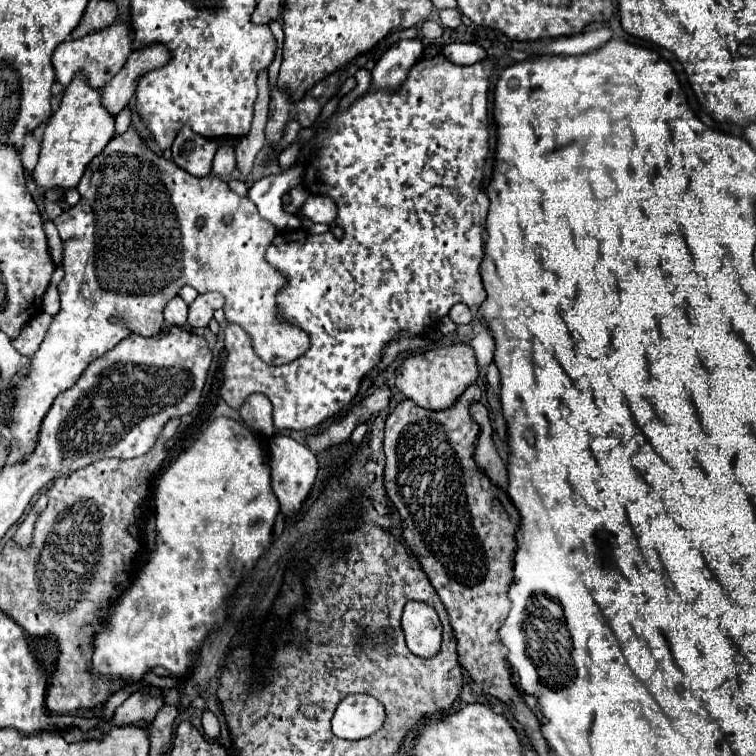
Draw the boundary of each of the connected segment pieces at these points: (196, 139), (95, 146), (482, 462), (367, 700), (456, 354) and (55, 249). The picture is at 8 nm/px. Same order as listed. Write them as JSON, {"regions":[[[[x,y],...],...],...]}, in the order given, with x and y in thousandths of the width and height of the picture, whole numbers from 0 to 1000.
{"regions":[[[[250,168],[239,171],[226,200],[229,213],[258,234],[274,234],[279,229],[282,205],[287,200],[287,187],[255,176]]],[[[104,94],[97,107],[89,112],[78,144],[67,152],[62,160],[57,187],[54,187],[54,202],[49,221],[44,226],[44,234],[52,247],[57,250],[91,250],[99,247],[115,221],[115,216],[136,200],[136,194],[144,189],[144,184],[152,176],[152,155],[144,152],[144,147],[134,139],[134,118],[126,118],[118,112],[110,94]]],[[[626,530],[620,536],[620,546],[628,552],[626,557],[631,557],[635,565],[635,575],[626,607],[628,607],[631,618],[647,631],[647,636],[655,644],[671,649],[671,644],[673,644],[673,628],[671,628],[671,618],[663,610],[663,604],[660,604],[660,599],[657,599],[651,582],[652,569],[647,549],[644,549],[644,541],[642,541],[642,536],[636,530]]],[[[488,919],[456,922],[440,946],[440,970],[451,978],[480,978],[509,956],[509,935]]],[[[594,454],[578,462],[570,462],[554,472],[536,472],[528,488],[522,491],[522,512],[541,528],[546,528],[560,541],[583,544],[599,536],[599,530],[618,515],[615,509],[626,507],[634,499],[631,478],[623,456]]],[[[60,292],[60,308],[62,308],[67,340],[70,340],[70,345],[78,351],[78,348],[81,348],[81,316],[78,316],[78,308],[75,308],[70,292]]]]}

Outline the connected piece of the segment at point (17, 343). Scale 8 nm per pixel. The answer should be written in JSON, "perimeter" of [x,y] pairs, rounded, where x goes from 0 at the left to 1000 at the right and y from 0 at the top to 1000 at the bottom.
{"perimeter":[[[52,414],[49,419],[44,419],[44,425],[38,425],[33,435],[28,435],[25,446],[17,448],[17,459],[33,472],[44,472],[65,435],[65,427],[67,427],[67,417],[62,414]]]}

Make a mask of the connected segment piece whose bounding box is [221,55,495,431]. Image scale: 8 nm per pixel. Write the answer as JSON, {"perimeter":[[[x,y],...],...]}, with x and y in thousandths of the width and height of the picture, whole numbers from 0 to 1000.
{"perimeter":[[[578,73],[573,78],[557,78],[546,86],[538,107],[533,110],[530,118],[525,120],[488,120],[478,131],[472,131],[456,149],[443,149],[430,165],[419,168],[419,176],[425,179],[425,200],[419,205],[419,218],[422,226],[414,234],[409,234],[406,250],[425,258],[435,258],[446,269],[446,290],[448,300],[456,303],[454,316],[443,316],[440,311],[409,311],[409,308],[369,308],[358,327],[353,329],[353,348],[364,353],[372,364],[377,364],[380,374],[372,380],[366,388],[366,409],[369,409],[369,422],[377,422],[382,430],[398,433],[411,451],[411,459],[403,470],[393,472],[382,483],[353,483],[340,472],[332,446],[324,443],[324,435],[313,427],[303,427],[298,433],[298,462],[300,462],[300,478],[295,485],[295,515],[292,525],[311,541],[319,538],[321,528],[329,525],[332,520],[348,520],[356,525],[361,533],[361,560],[364,565],[372,567],[414,567],[425,562],[430,554],[446,549],[454,538],[464,533],[475,515],[475,504],[483,493],[488,493],[504,475],[504,462],[509,454],[515,454],[528,438],[538,438],[541,443],[560,440],[562,433],[570,433],[578,427],[578,422],[589,419],[594,409],[602,401],[615,401],[623,409],[631,409],[644,388],[639,382],[639,372],[634,364],[634,351],[639,345],[639,319],[636,319],[636,300],[634,300],[634,271],[631,271],[631,258],[636,253],[639,242],[639,218],[647,202],[647,112],[649,112],[649,99],[655,94],[655,78],[644,75],[639,81],[631,81],[626,86],[602,86],[591,81],[586,73]]]}

